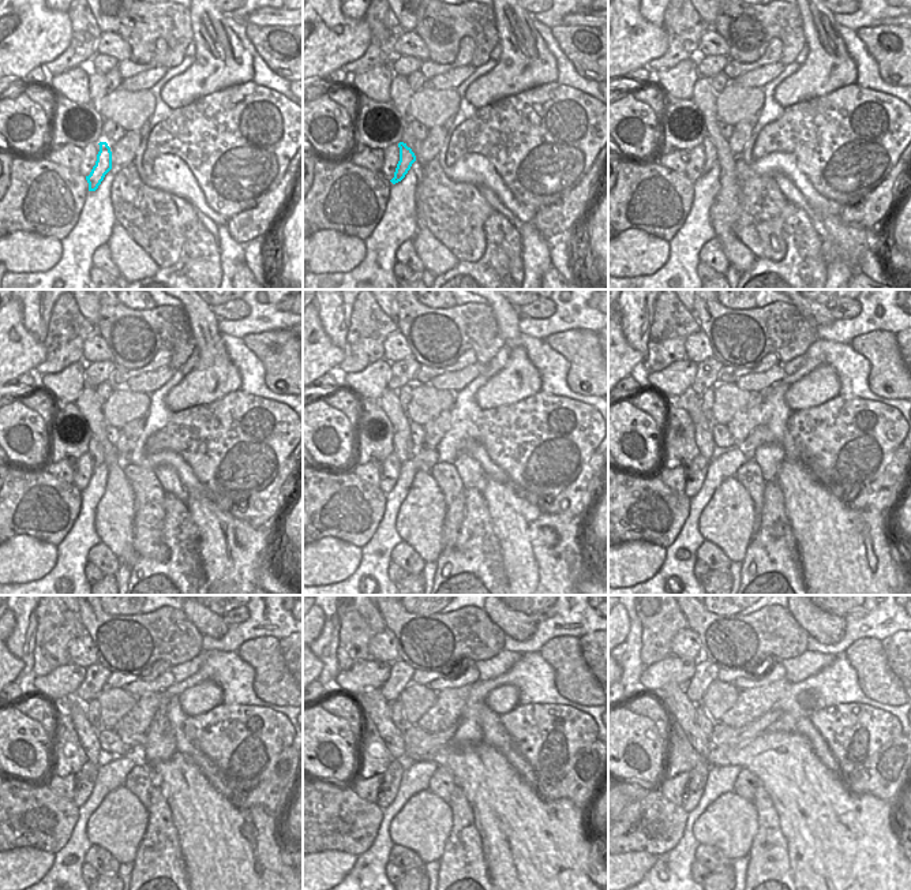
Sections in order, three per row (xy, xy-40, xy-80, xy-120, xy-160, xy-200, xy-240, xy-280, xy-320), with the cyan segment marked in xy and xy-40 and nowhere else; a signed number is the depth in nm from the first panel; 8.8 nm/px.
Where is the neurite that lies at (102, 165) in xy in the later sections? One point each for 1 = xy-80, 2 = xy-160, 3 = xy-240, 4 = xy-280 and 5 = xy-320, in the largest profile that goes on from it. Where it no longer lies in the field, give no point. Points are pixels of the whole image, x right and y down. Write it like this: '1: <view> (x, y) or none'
1: xy-80 (711, 154)
2: xy-160 (401, 451)
3: xy-240 (89, 737)
4: xy-280 (374, 706)
5: xy-320 (673, 696)

